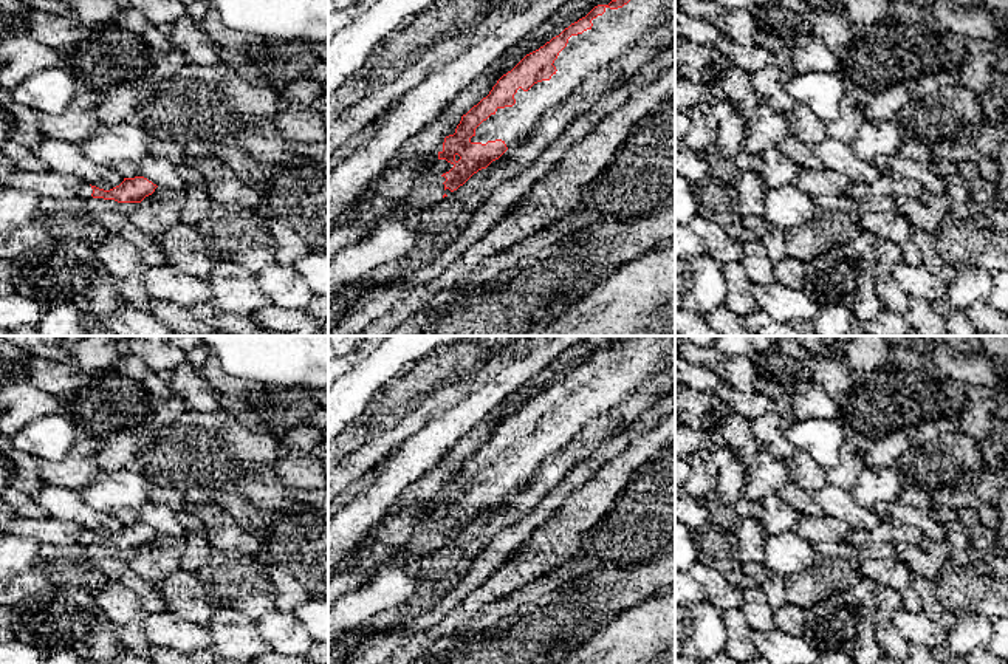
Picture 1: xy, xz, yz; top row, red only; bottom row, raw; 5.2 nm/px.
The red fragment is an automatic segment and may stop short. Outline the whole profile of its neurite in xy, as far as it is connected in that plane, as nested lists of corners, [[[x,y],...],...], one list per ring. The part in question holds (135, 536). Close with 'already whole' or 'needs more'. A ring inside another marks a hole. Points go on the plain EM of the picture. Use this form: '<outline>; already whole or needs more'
[[[144,523],[124,525],[124,528],[110,536],[104,537],[96,532],[82,529],[77,537],[81,545],[104,545],[115,546],[118,549],[141,549],[146,543],[152,542],[158,532]]]; needs more

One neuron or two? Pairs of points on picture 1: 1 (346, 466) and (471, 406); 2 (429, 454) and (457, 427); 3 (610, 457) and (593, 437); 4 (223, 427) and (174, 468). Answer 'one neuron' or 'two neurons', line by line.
1: two neurons
2: one neuron
3: two neurons
4: one neuron

